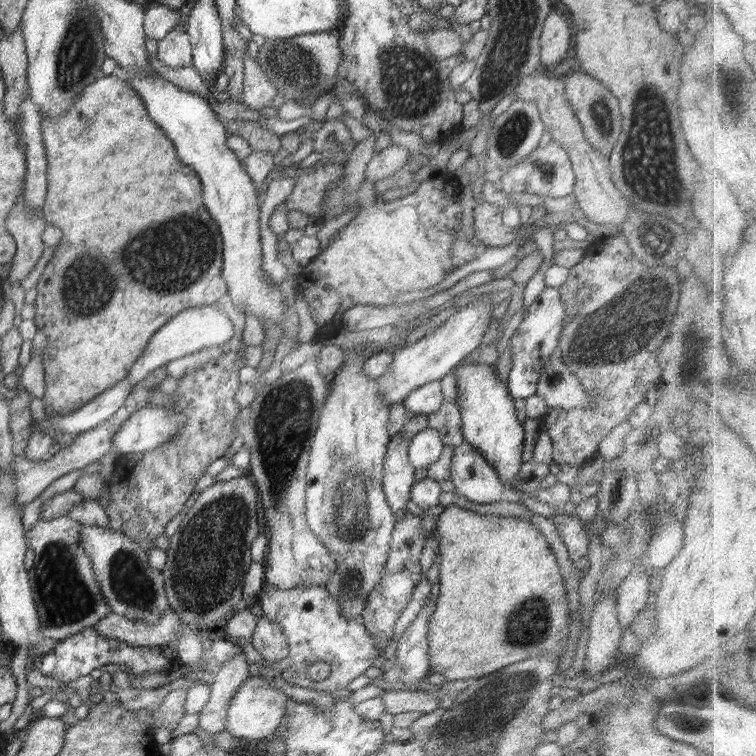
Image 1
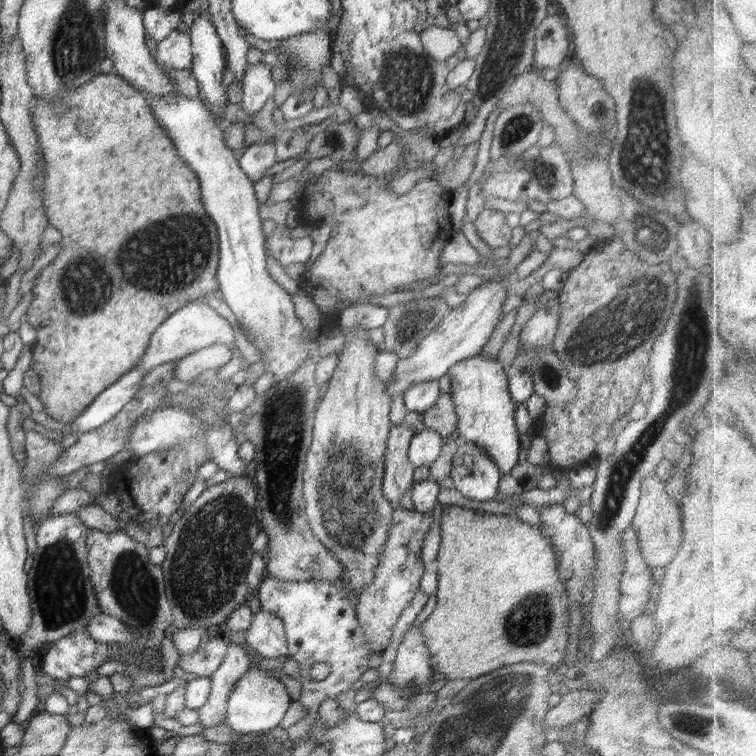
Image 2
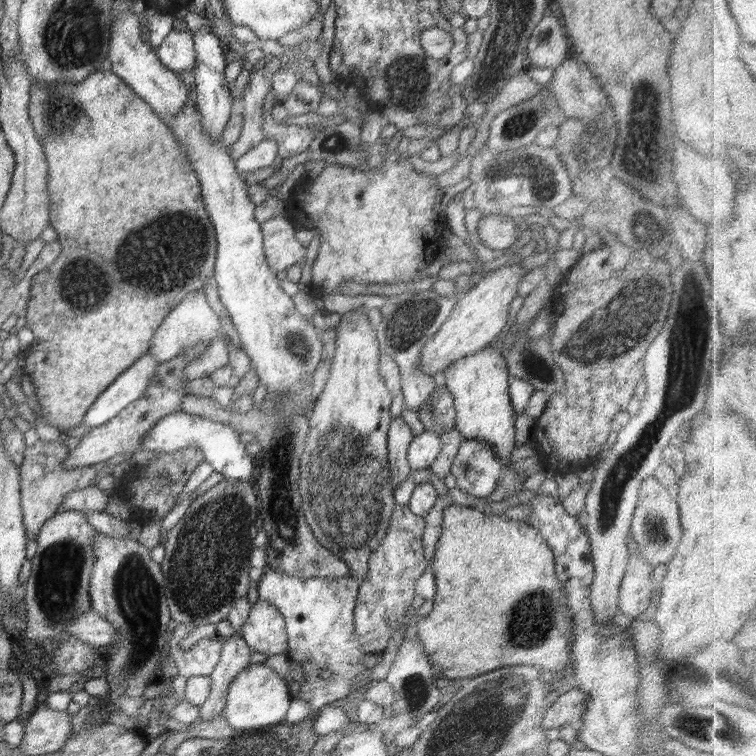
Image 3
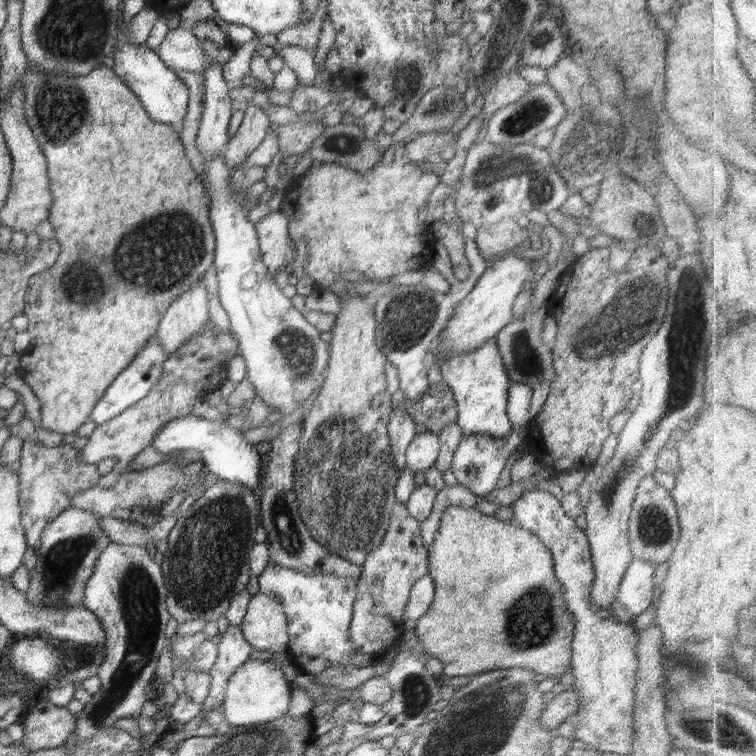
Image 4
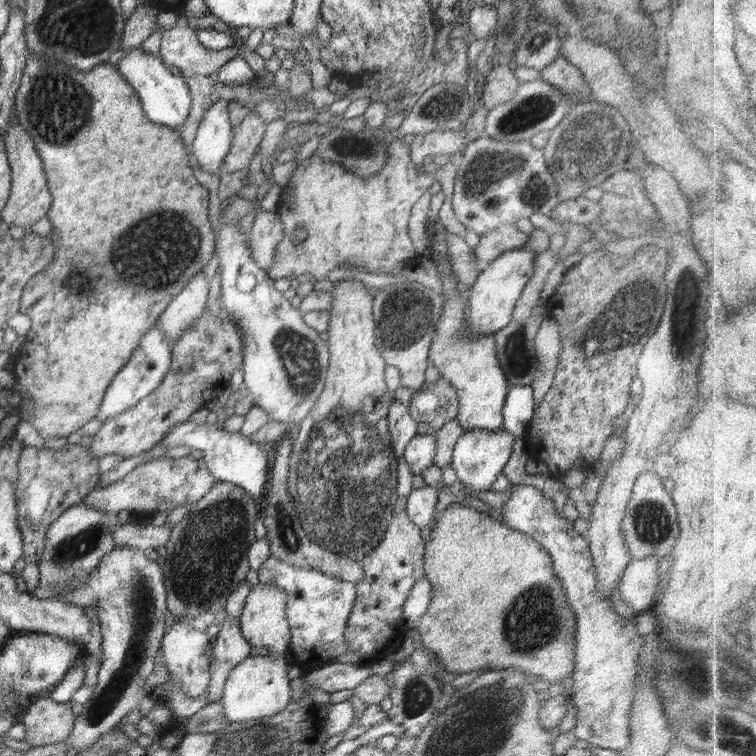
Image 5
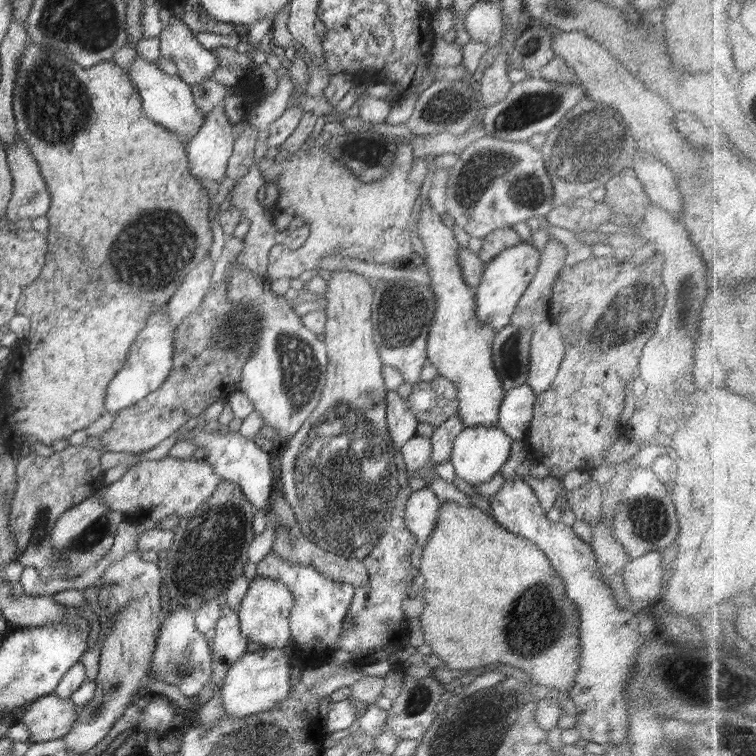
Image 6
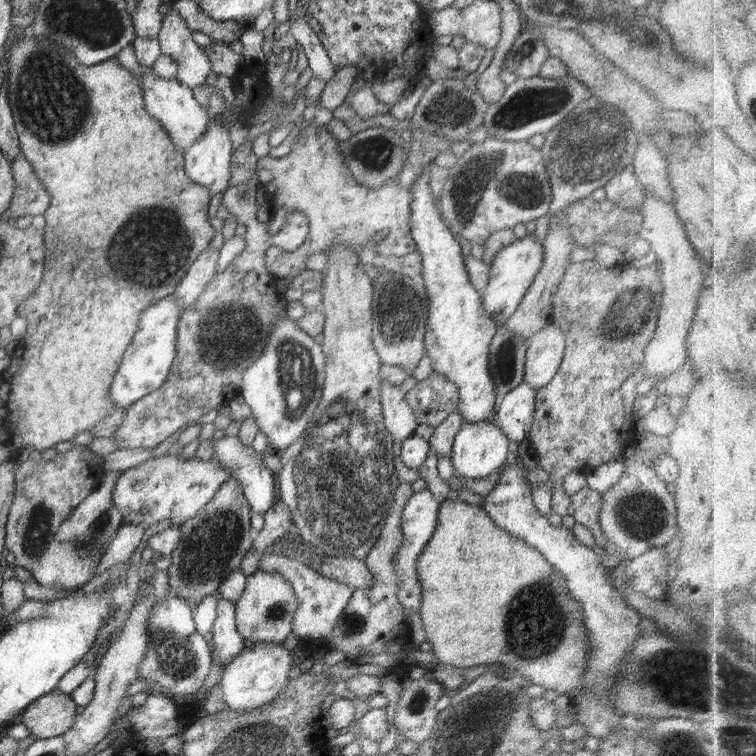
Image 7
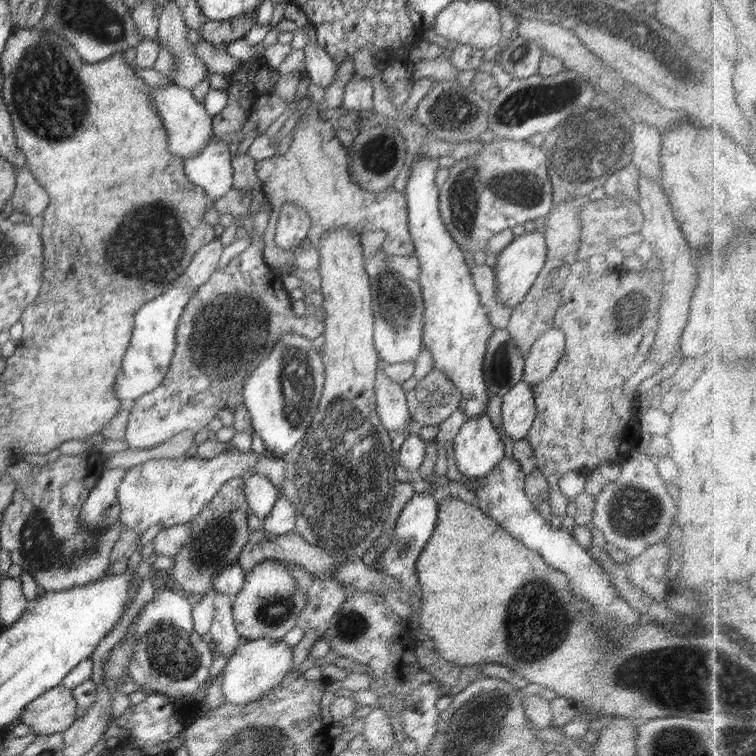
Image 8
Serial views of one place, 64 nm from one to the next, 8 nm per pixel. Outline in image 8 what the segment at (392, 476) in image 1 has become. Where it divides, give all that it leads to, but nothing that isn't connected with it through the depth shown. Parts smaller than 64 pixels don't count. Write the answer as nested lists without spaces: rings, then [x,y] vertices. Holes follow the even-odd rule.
[[[379,362],[374,385],[380,423],[387,431],[407,432],[408,420],[412,418],[407,406],[407,393],[401,384],[386,376],[384,365],[386,362]]]

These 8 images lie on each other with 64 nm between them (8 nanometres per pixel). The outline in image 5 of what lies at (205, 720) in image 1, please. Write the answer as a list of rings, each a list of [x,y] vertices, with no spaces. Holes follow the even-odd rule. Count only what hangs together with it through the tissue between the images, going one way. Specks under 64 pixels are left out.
[[[226,617],[220,631],[215,636],[210,660],[211,684],[208,690],[208,703],[220,700],[230,671],[250,656],[252,645],[243,637],[239,619]]]

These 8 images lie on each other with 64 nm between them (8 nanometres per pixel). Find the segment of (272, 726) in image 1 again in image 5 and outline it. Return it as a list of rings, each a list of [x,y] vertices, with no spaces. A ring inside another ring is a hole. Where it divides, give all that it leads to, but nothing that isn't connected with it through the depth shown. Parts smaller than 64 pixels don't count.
[[[269,652],[266,656],[250,655],[242,659],[242,662],[230,671],[220,698],[226,718],[232,722],[248,722],[283,711],[293,700],[291,680],[287,675],[289,668],[290,664],[283,654],[279,653]]]

